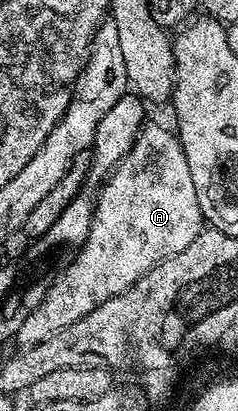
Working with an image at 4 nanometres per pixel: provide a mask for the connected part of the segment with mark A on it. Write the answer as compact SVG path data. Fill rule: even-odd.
M146 124L133 139L128 153L113 166L101 194L96 194L93 206L93 222L85 240L76 250L73 262L61 273L57 282L50 284L36 309L19 327L16 340L28 347L47 339L50 333L66 329L71 323L83 319L95 307L107 303L115 295L127 291L149 269L156 267L160 261L183 251L183 247L191 247L191 243L203 232L203 218L199 207L199 195L195 195L195 183L191 183L191 167L187 167L187 159L183 155L181 142L172 132L169 133L161 125Z

